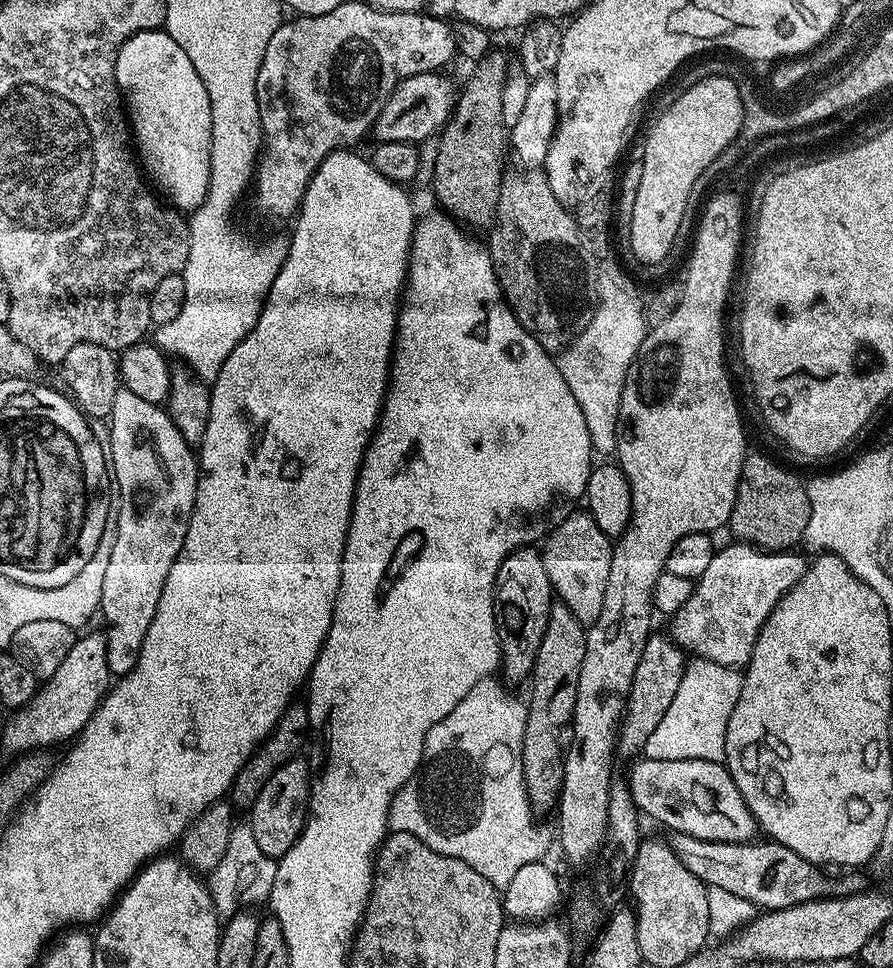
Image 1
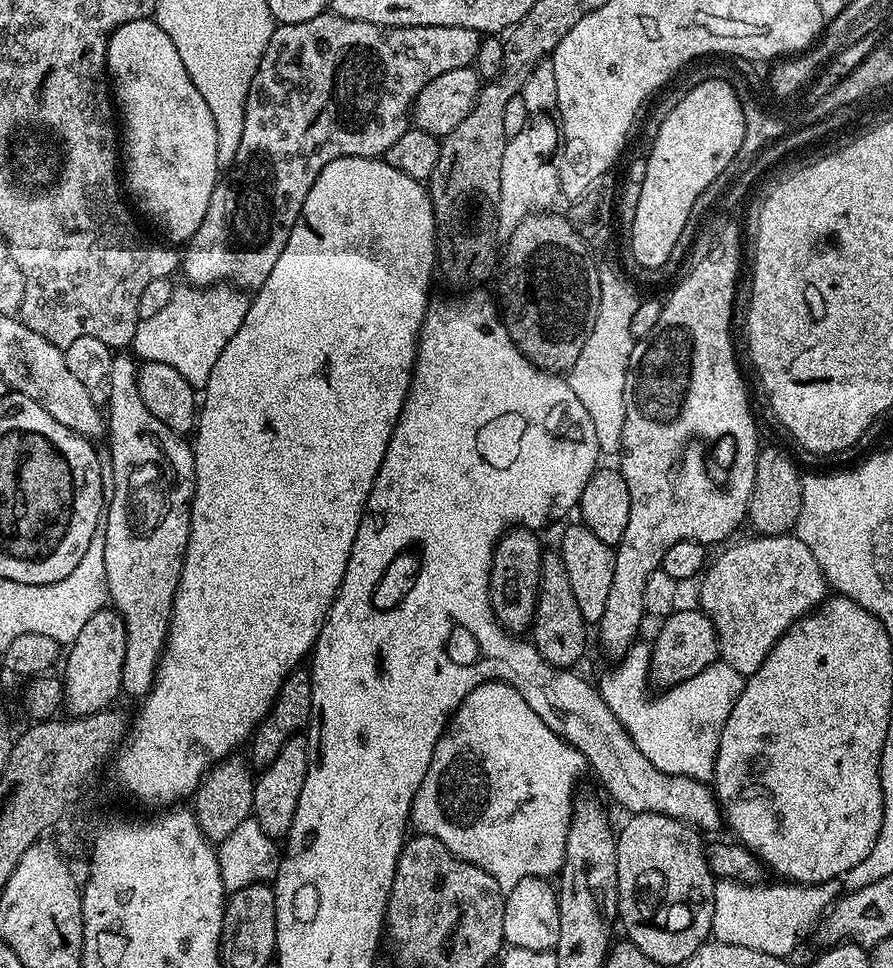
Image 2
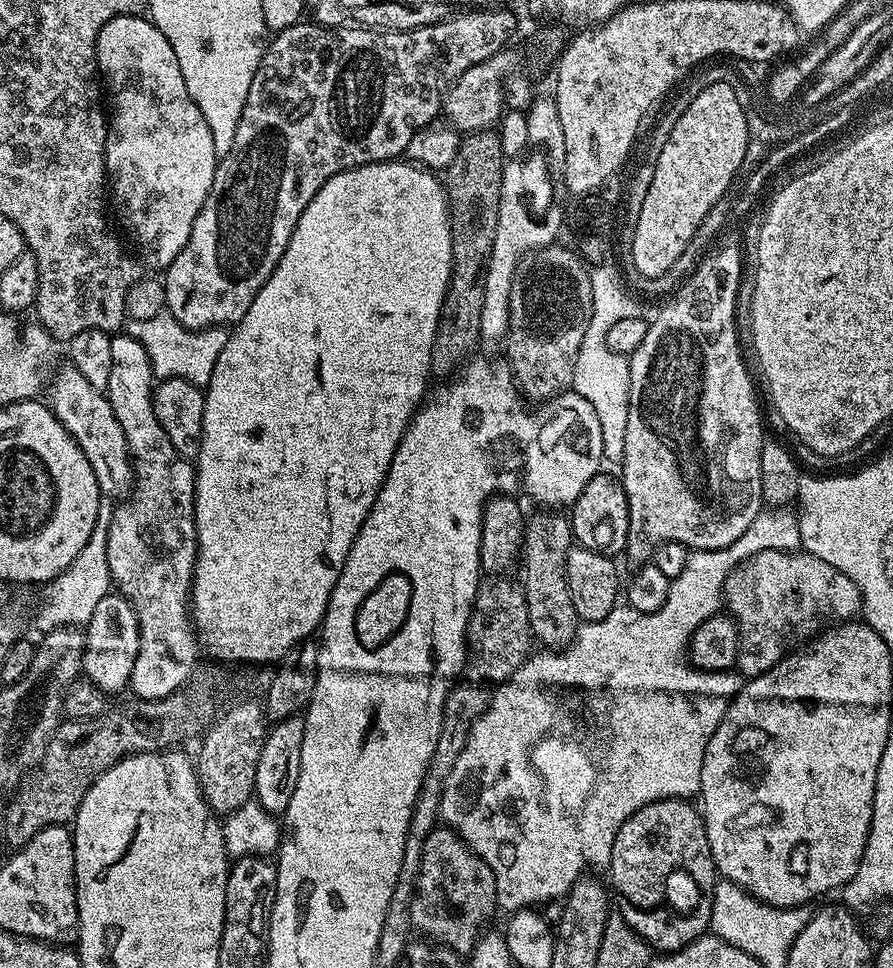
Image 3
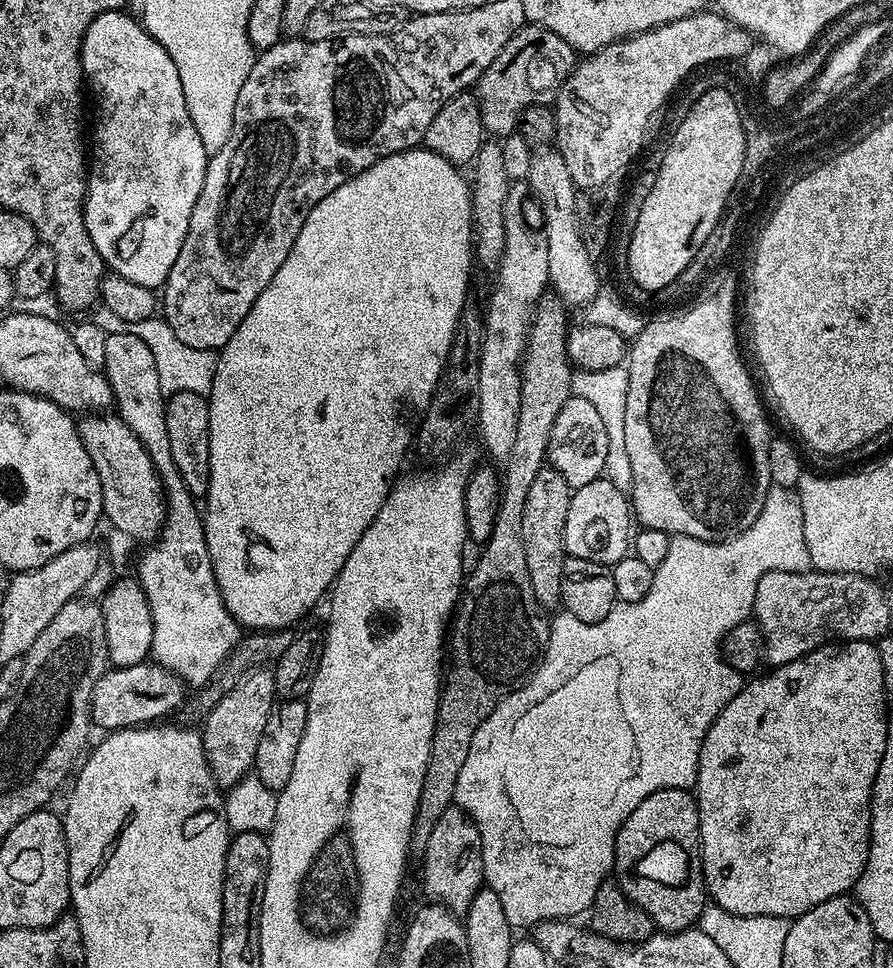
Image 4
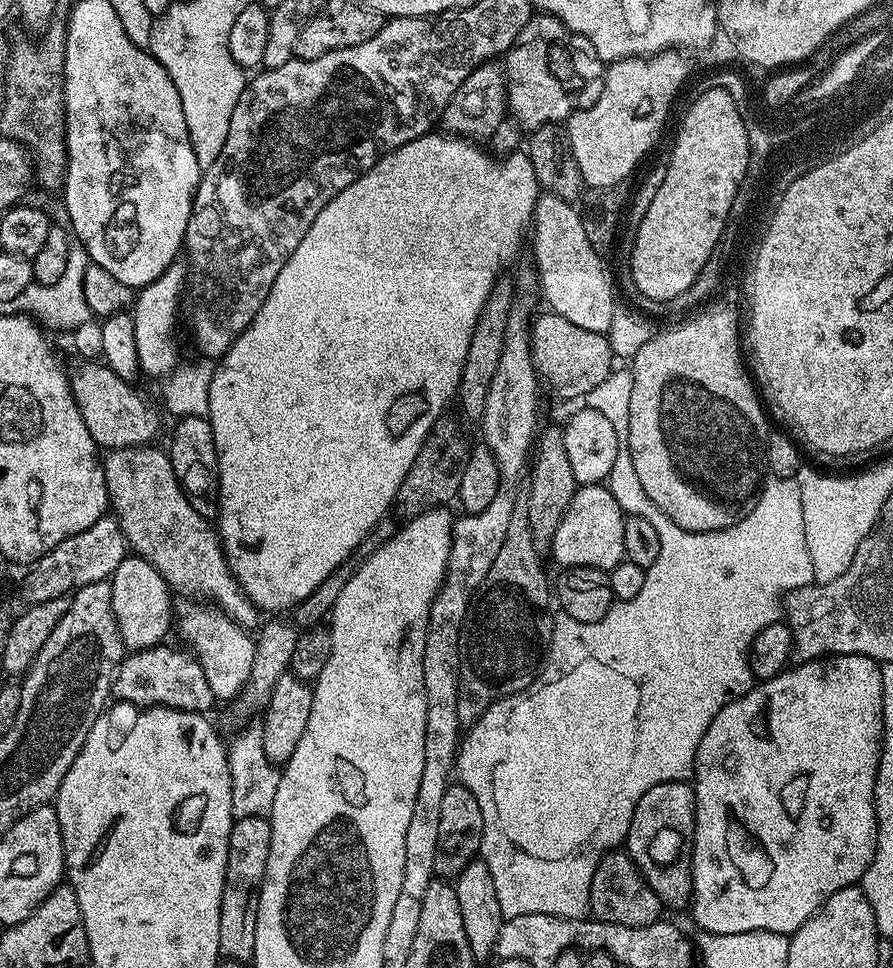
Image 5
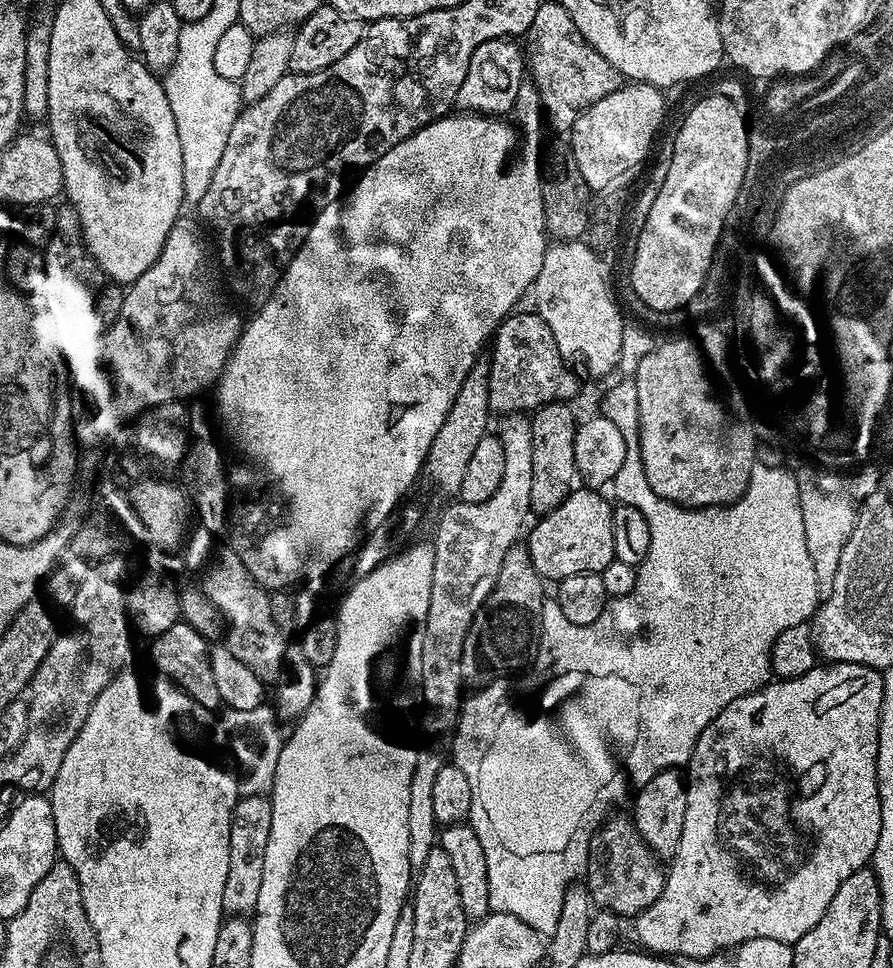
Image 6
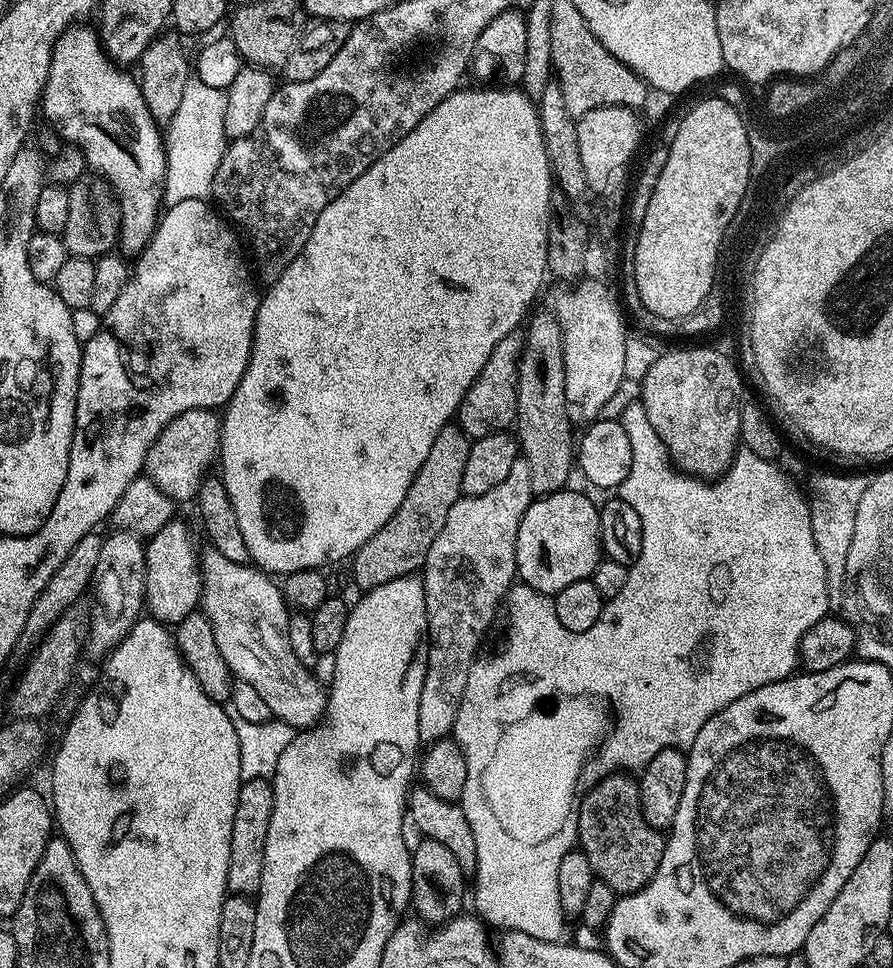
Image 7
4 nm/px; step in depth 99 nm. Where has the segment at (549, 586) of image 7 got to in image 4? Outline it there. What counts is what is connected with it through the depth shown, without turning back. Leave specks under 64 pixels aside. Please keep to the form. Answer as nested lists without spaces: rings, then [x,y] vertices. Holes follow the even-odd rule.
[[[601,478],[594,482],[586,482],[586,486],[573,491],[570,498],[570,511],[566,513],[566,534],[564,535],[564,550],[568,556],[586,558],[586,562],[611,566],[629,555],[633,539],[634,513],[630,507],[630,500],[625,492],[618,490],[618,486],[614,486],[614,482]]]

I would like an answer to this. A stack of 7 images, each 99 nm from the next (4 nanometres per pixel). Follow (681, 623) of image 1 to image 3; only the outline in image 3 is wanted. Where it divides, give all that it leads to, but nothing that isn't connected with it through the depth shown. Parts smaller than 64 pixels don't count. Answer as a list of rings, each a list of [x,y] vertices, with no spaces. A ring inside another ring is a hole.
[[[767,548],[748,557],[744,563],[737,564],[724,581],[723,603],[738,626],[740,649],[736,668],[744,678],[769,672],[789,652],[821,635],[829,625],[855,621],[862,612],[858,586],[854,586],[842,570],[834,570],[830,562],[822,562],[822,558],[814,558],[814,554],[809,552],[782,548]]]

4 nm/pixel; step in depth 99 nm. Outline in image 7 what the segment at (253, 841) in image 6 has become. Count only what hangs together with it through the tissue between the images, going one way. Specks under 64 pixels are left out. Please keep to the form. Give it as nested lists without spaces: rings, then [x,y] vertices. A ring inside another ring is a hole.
[[[246,780],[238,790],[238,806],[234,810],[234,830],[230,830],[230,866],[226,866],[228,892],[255,897],[260,891],[266,834],[270,834],[270,814],[274,814],[274,790],[271,780]]]

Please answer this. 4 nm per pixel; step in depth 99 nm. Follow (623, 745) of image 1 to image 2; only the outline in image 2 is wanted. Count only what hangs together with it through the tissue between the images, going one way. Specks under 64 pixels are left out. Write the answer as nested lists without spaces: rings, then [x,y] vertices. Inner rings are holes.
[[[695,607],[673,610],[663,617],[656,637],[650,640],[650,659],[648,661],[648,678],[657,689],[667,690],[702,674],[706,666],[721,659],[720,643],[716,637],[716,628],[706,613]]]

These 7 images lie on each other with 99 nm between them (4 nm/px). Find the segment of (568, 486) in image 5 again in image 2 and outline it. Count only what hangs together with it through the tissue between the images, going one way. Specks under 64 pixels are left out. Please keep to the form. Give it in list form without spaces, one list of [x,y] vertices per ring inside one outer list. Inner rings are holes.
[[[556,550],[545,551],[540,557],[540,589],[536,613],[530,625],[531,632],[531,643],[540,651],[540,658],[545,664],[551,664],[554,668],[571,669],[584,656],[590,628],[582,618],[582,610],[578,610],[578,598],[574,598],[566,566]]]

